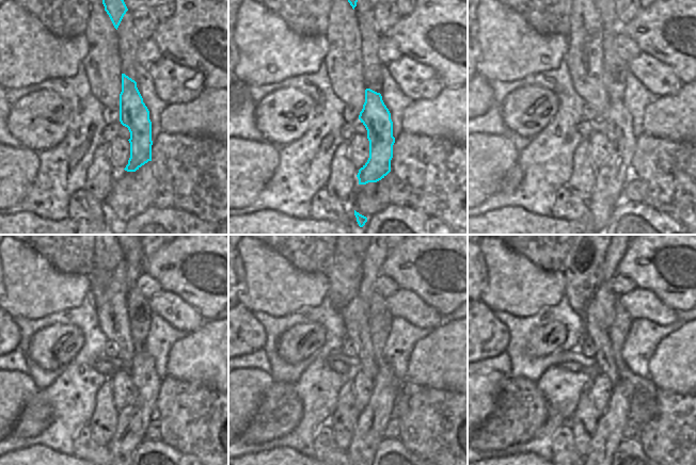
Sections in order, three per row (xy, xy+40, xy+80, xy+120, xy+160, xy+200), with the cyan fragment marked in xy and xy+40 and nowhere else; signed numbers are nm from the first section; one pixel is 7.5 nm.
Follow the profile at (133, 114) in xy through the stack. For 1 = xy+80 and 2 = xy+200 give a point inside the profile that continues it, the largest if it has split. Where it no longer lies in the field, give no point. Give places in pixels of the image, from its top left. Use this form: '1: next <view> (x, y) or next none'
1: next xy+80 (611, 179)
2: next xy+200 (608, 434)

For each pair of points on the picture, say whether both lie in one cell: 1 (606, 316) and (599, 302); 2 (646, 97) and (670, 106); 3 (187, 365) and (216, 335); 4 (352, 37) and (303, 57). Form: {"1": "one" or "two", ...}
{"1": "one", "2": "two", "3": "one", "4": "two"}

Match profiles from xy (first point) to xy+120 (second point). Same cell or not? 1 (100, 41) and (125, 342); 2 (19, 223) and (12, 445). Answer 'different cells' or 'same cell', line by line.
1: same cell
2: different cells

